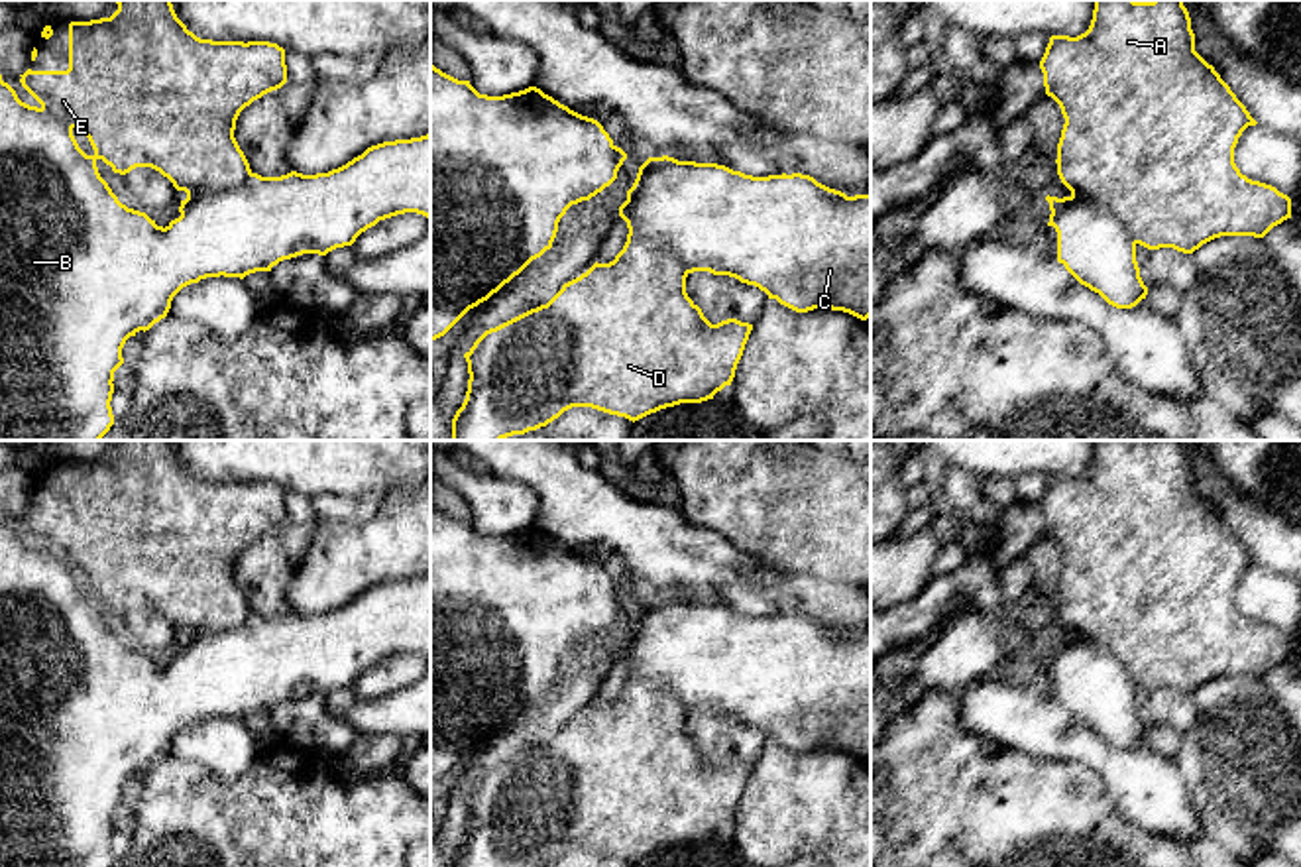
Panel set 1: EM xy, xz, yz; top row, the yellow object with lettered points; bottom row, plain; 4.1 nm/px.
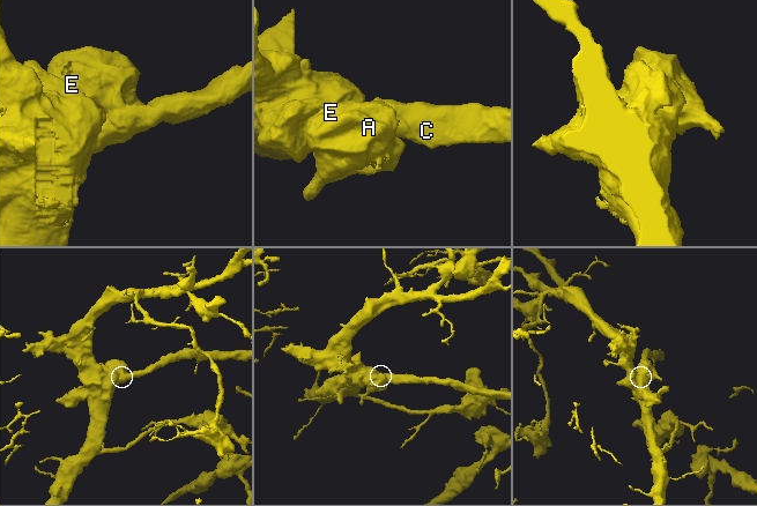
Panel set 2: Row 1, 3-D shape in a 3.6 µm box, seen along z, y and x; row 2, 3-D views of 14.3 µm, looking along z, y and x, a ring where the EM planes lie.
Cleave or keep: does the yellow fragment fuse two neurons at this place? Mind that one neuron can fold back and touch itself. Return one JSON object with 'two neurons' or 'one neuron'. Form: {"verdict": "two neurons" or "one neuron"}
{"verdict": "one neuron"}

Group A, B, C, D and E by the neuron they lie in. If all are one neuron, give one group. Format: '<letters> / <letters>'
A B C D E

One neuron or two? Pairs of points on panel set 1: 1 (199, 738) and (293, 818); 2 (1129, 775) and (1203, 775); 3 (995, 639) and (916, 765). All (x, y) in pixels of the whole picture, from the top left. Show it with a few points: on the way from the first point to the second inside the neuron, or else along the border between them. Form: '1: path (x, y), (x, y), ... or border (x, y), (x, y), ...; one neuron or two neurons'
1: border (260, 755), (232, 777), (217, 777), (195, 765); two neurons
2: border (1172, 757), (1199, 818); two neurons
3: border (914, 691), (954, 691), (958, 694); two neurons

